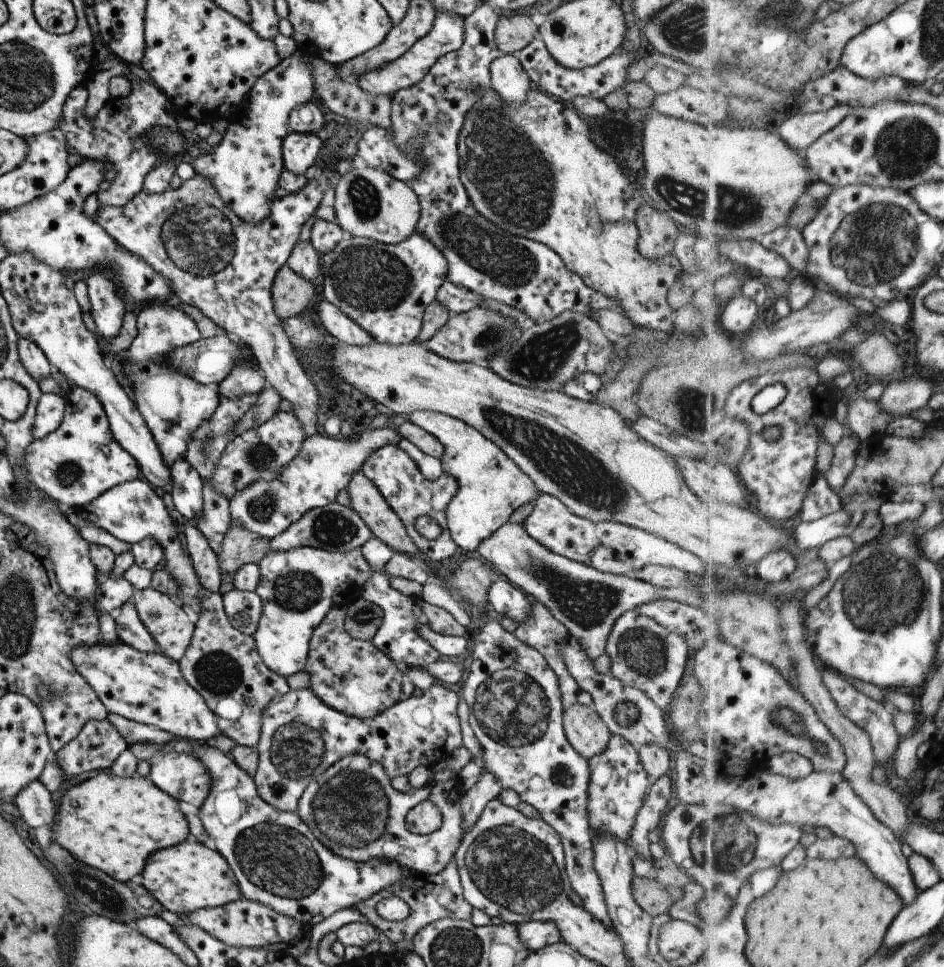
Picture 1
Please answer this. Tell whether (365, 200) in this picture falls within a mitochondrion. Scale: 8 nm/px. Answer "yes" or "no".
yes

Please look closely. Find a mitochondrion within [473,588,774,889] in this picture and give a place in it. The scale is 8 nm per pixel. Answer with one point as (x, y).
(729, 844)

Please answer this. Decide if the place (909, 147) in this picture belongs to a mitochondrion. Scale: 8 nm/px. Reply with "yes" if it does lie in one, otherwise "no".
yes

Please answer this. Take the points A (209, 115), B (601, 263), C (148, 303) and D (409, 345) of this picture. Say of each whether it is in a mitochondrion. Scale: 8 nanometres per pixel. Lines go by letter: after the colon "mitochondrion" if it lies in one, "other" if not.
A: other
B: other
C: other
D: other

